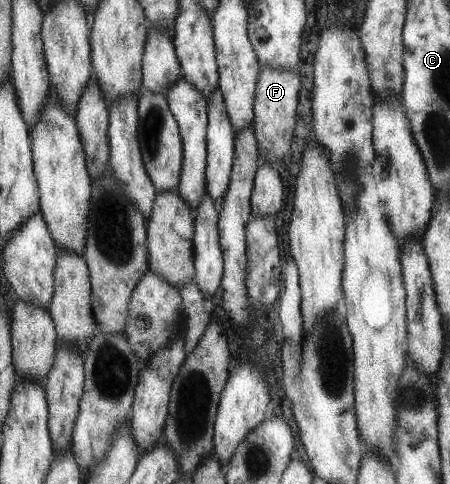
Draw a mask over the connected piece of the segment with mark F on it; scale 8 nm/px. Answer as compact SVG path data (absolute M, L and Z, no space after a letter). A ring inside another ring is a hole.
M258 64L258 73L254 78L252 128L262 162L269 161L277 166L282 156L289 150L294 129L297 90L299 90L299 76L295 69L279 69Z

